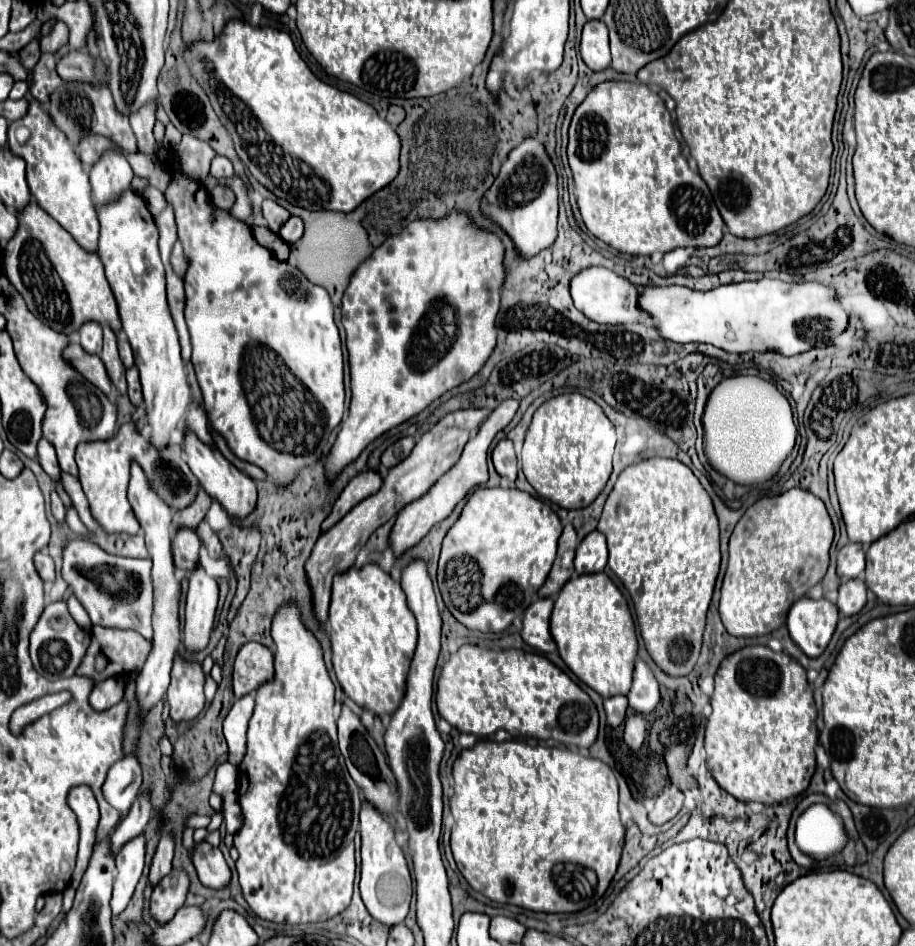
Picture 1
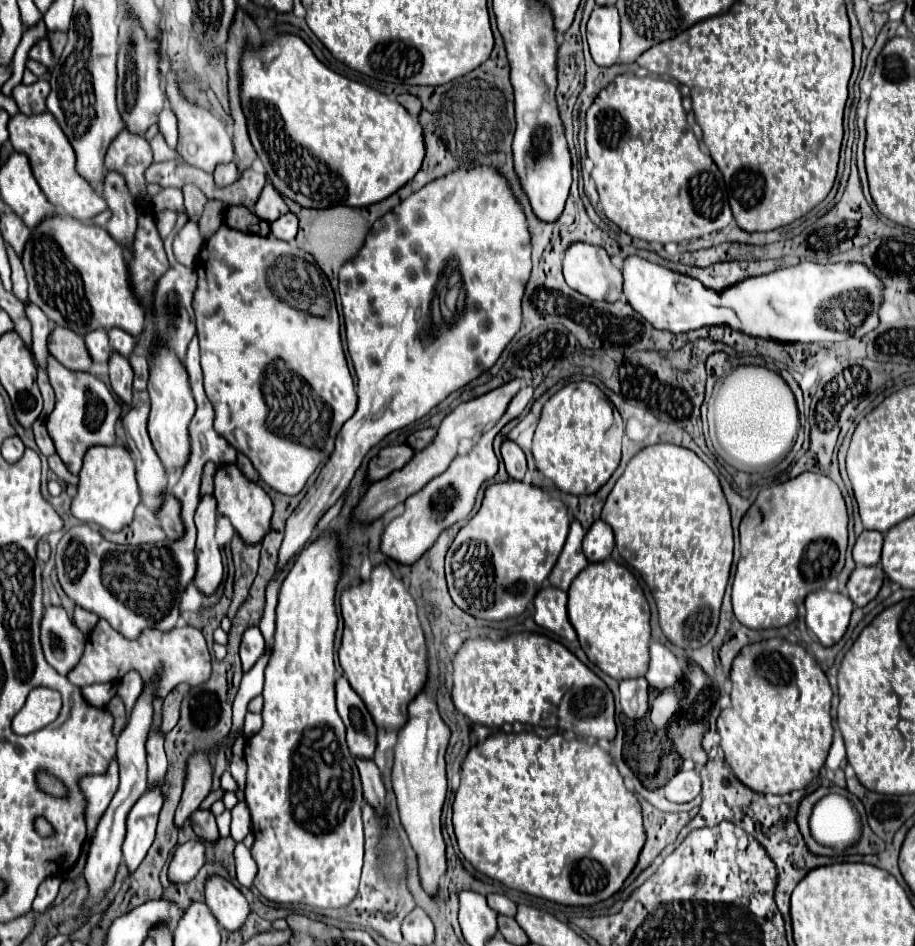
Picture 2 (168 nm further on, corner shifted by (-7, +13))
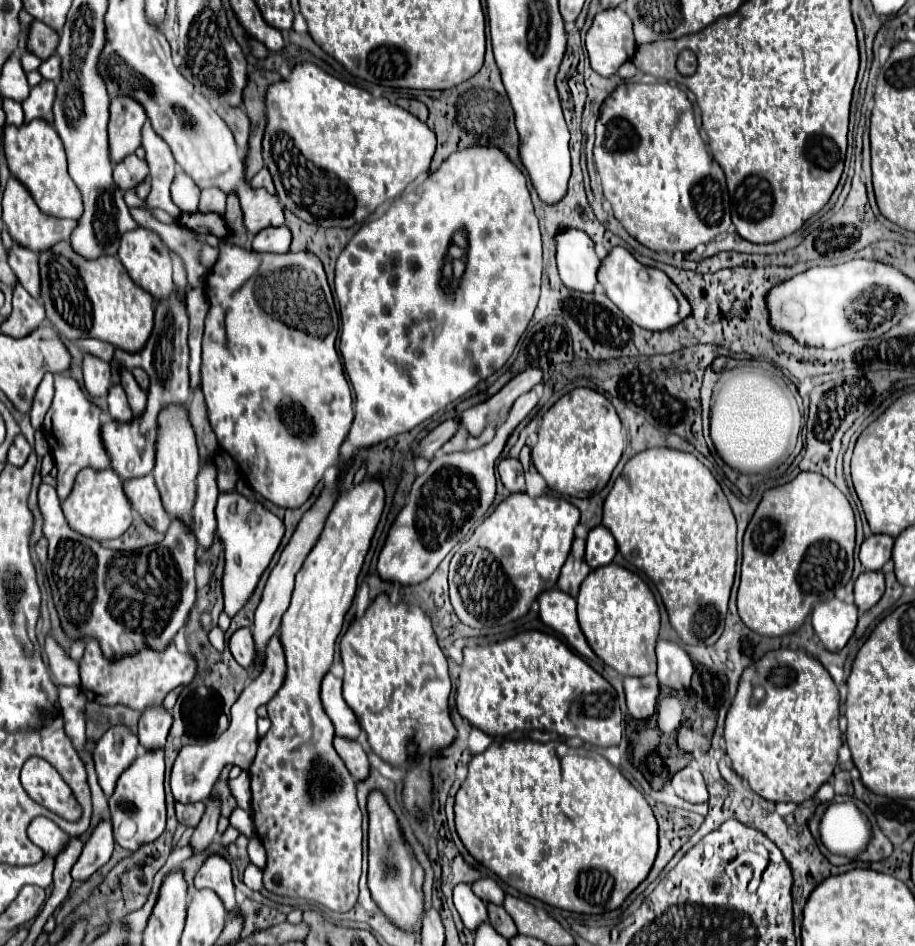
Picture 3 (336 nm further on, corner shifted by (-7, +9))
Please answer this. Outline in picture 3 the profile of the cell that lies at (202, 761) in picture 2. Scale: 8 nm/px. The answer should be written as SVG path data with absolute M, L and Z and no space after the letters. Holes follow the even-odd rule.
M275 634L269 644L267 644L267 656L265 656L265 664L261 674L251 680L251 684L245 686L245 690L241 692L239 700L233 704L231 708L231 724L229 728L211 742L205 744L193 744L193 746L185 746L181 748L181 752L175 758L173 770L171 770L171 792L175 796L177 802L205 802L211 796L211 790L223 770L225 764L237 764L241 770L249 770L255 752L257 752L257 744L259 744L259 736L257 736L257 708L267 704L277 690L283 686L285 680L285 654L283 654L283 646L279 636Z

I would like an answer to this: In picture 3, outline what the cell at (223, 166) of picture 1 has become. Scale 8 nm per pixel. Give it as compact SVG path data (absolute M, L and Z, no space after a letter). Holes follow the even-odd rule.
M207 188L201 192L201 200L199 200L199 212L217 212L217 214L225 214L225 200L227 196L219 190L219 188Z

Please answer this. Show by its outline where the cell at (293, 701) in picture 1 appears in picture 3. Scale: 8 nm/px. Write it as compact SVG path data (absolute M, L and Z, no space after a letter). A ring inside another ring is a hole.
M371 476L347 492L341 492L333 504L323 532L305 558L301 570L297 572L295 590L291 606L283 614L281 622L281 642L287 658L287 676L279 692L267 704L271 730L259 740L257 756L249 768L251 790L253 790L253 816L257 826L257 836L267 850L267 868L263 872L263 884L269 892L311 900L333 912L349 912L359 896L361 878L361 810L355 796L355 780L345 768L343 760L333 748L335 728L325 716L319 688L321 678L329 672L335 654L335 642L343 628L343 620L357 590L357 578L363 568L365 554L371 546L371 538L379 524L381 512L385 508L385 486L379 476Z

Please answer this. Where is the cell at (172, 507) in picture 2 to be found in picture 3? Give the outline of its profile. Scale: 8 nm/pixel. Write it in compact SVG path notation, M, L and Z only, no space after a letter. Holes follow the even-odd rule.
M143 476L137 480L125 480L123 482L125 496L129 498L133 510L157 532L167 532L169 528L169 514L165 512L161 500L159 500L159 490L155 486L153 476Z

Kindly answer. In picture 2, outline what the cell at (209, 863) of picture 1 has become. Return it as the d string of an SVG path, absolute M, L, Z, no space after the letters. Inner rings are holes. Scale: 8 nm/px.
M195 810L191 816L193 822L193 830L199 838L203 838L209 844L215 844L219 840L219 832L217 832L217 824L215 824L215 816L211 810Z

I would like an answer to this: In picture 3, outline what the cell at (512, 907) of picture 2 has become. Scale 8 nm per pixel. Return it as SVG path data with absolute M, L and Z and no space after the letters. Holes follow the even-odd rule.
M479 878L473 882L473 892L483 900L483 902L493 902L493 904L503 904L505 892L493 878Z

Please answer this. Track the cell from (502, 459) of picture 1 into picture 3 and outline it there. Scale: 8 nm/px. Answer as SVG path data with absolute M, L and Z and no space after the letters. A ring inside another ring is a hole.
M505 458L499 462L497 466L499 470L499 478L503 482L503 486L509 492L525 492L525 478L523 478L523 466L519 460L515 458Z

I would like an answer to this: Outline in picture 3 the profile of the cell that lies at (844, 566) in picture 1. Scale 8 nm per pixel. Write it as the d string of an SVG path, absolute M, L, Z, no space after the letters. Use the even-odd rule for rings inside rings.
M873 534L861 544L859 560L867 570L881 570L891 560L893 538L887 534Z

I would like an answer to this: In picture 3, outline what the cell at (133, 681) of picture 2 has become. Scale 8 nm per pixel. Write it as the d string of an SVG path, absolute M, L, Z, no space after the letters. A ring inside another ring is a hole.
M111 726L97 740L93 760L105 796L111 796L121 772L137 758L137 746L139 740L127 726Z

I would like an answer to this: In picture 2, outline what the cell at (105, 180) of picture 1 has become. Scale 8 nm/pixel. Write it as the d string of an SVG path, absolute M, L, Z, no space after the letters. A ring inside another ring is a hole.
M107 172L105 180L101 182L101 196L105 198L111 218L107 222L107 232L119 242L129 246L137 228L137 208L135 198L125 188L125 180L117 176L117 172Z

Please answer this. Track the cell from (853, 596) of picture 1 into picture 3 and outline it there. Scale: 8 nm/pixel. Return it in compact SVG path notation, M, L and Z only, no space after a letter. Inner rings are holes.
M863 572L855 580L855 606L865 612L875 606L885 592L883 572Z

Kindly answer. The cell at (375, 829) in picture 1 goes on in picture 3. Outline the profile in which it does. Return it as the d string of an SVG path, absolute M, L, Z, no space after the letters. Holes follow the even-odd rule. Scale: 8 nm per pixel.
M335 736L333 738L333 746L337 750L337 754L341 756L341 760L345 762L347 770L351 772L351 776L355 780L363 780L369 774L369 760L361 748L361 744L357 740L345 740L343 736Z

